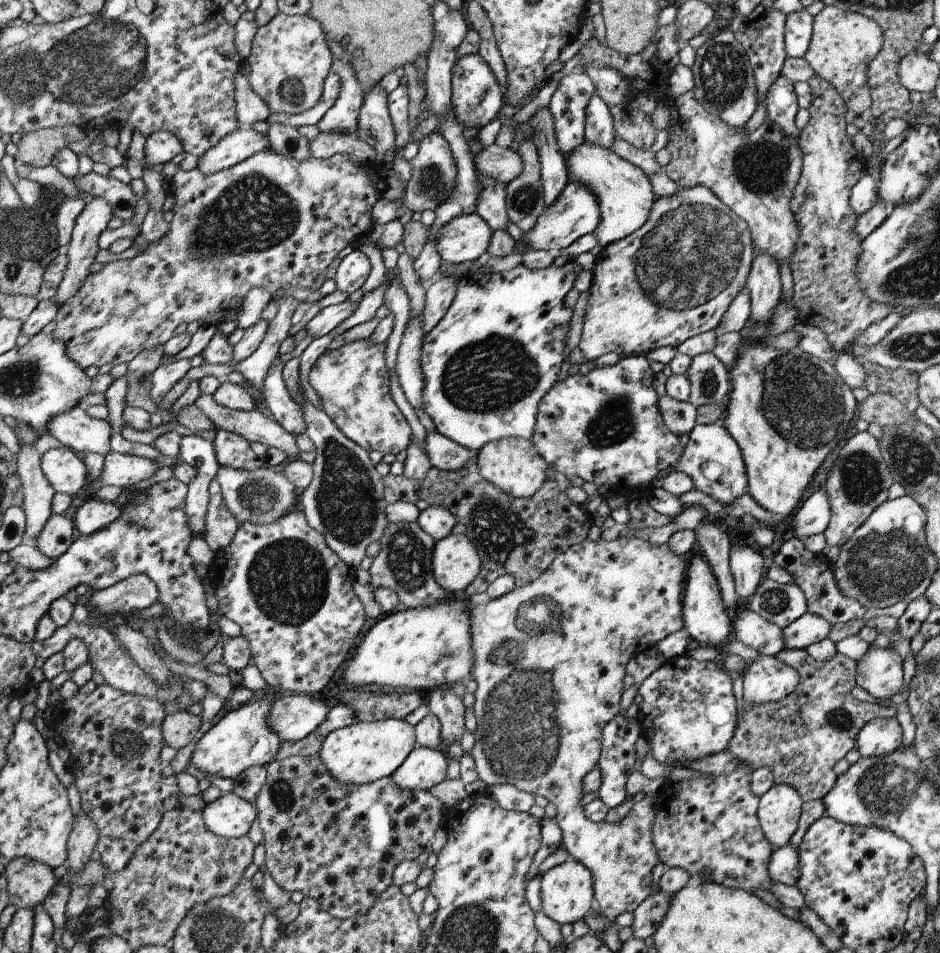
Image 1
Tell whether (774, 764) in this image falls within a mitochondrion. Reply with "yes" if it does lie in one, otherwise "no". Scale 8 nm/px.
no

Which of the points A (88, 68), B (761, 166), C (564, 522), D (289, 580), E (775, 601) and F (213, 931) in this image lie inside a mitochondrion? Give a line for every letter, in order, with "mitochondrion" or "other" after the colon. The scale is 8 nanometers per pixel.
A: mitochondrion
B: mitochondrion
C: other
D: mitochondrion
E: mitochondrion
F: mitochondrion

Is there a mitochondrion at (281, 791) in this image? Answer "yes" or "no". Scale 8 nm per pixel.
yes

